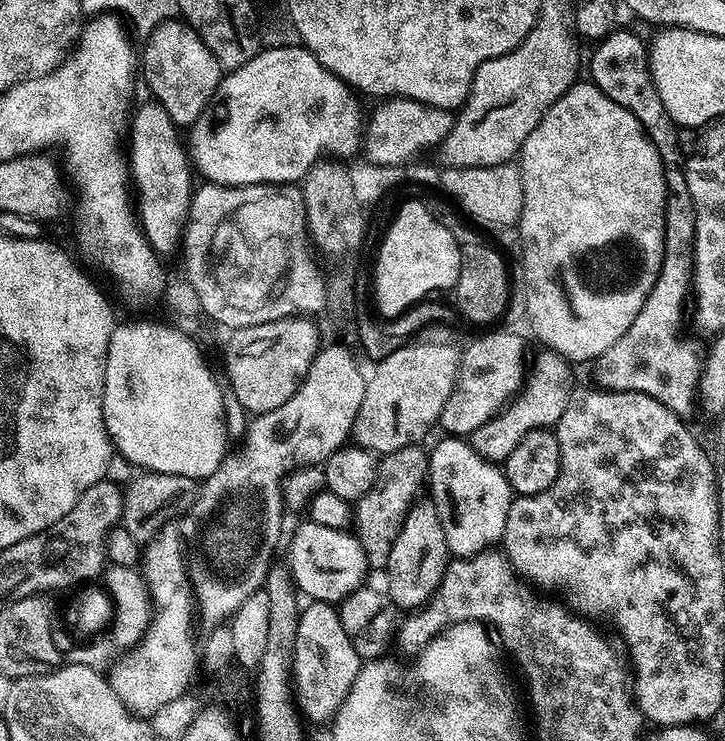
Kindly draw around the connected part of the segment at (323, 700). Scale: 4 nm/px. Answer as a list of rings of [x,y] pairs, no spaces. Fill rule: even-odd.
[[[320,600],[305,603],[298,622],[293,660],[294,695],[301,713],[309,721],[331,721],[342,706],[350,686],[354,686],[361,663],[354,646],[350,646],[350,638],[346,638],[346,630],[342,630],[339,611]]]

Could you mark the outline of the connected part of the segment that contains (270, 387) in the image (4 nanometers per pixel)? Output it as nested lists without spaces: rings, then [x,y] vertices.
[[[303,315],[288,316],[284,320],[262,322],[249,328],[237,328],[229,335],[232,337],[224,348],[224,372],[228,375],[226,384],[234,390],[235,394],[238,394],[238,399],[248,414],[278,410],[278,406],[290,402],[292,395],[308,379],[308,371],[322,347],[319,330],[308,320],[311,319]]]

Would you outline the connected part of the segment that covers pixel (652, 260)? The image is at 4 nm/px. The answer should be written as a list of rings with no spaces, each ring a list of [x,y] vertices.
[[[577,82],[572,85],[554,106],[538,122],[538,126],[526,138],[526,142],[520,147],[518,153],[518,167],[520,177],[522,178],[522,214],[518,225],[521,232],[524,251],[522,260],[524,260],[524,308],[528,311],[528,320],[532,323],[532,328],[536,331],[536,336],[541,340],[545,349],[557,352],[559,356],[564,357],[569,362],[576,360],[595,361],[638,318],[642,310],[642,302],[654,290],[654,286],[660,277],[662,262],[664,261],[664,215],[666,214],[666,198],[668,197],[668,187],[664,177],[664,163],[654,150],[654,142],[645,134],[643,126],[626,110],[626,106],[618,106],[614,98],[610,98],[602,89],[591,82]]]

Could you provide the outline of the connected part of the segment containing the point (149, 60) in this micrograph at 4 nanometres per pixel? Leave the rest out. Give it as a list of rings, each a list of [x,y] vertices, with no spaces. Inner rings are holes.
[[[183,18],[164,20],[156,29],[147,33],[145,40],[148,41],[144,44],[144,52],[142,48],[142,76],[143,79],[144,76],[148,79],[148,88],[152,91],[149,93],[160,104],[166,106],[166,112],[170,114],[170,118],[176,125],[191,126],[195,124],[198,117],[205,115],[206,109],[211,105],[212,97],[215,96],[220,85],[222,69],[218,58],[214,58],[214,54],[206,46],[206,42],[202,42],[200,35]]]

